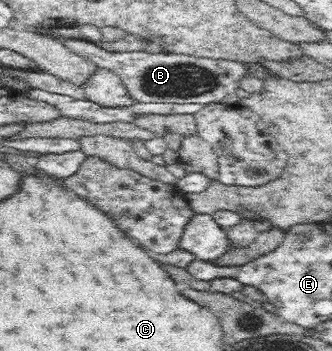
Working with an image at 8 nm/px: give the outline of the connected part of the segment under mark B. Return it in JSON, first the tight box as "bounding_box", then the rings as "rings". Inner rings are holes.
{"bounding_box":[61,38,248,105],"rings":[[[61,38],[66,47],[76,55],[92,62],[95,67],[109,69],[113,74],[119,77],[119,80],[126,88],[126,93],[131,100],[131,104],[136,103],[176,103],[187,104],[196,103],[199,105],[208,105],[220,103],[226,95],[234,93],[238,88],[237,79],[241,79],[248,70],[241,62],[226,61],[223,59],[209,59],[207,57],[194,57],[193,55],[181,55],[179,53],[155,53],[149,54],[144,51],[139,52],[107,52],[97,47],[93,42],[85,40],[71,40]]]}

